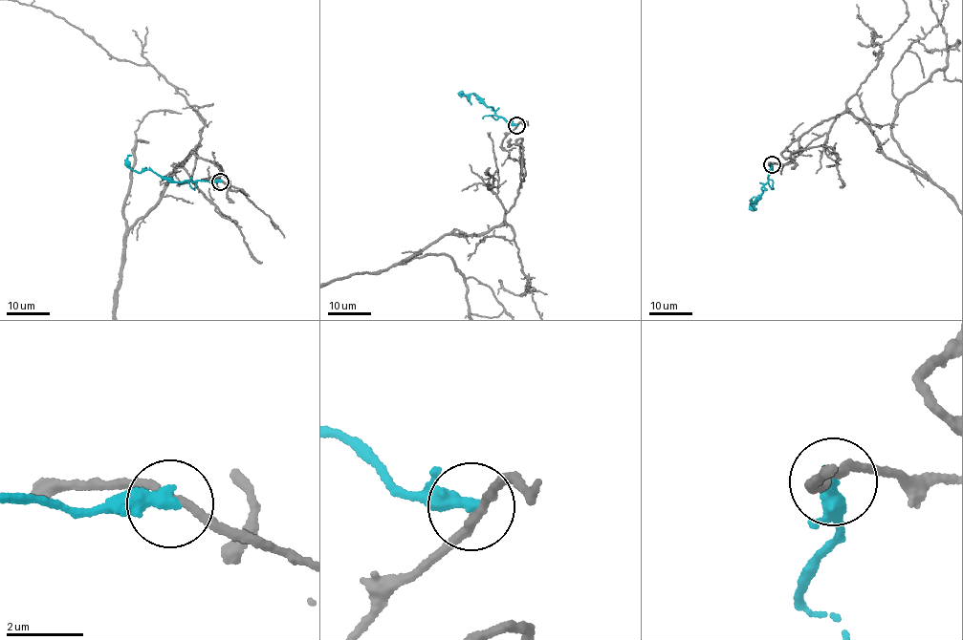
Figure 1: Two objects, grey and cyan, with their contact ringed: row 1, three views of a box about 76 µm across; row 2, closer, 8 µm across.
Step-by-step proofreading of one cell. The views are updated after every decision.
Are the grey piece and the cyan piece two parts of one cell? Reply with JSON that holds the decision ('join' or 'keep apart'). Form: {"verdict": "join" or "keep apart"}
{"verdict": "keep apart"}

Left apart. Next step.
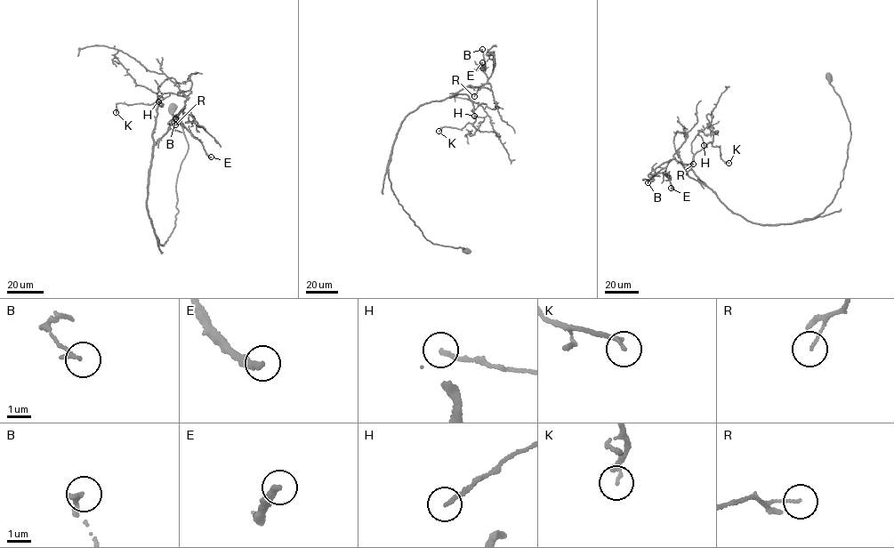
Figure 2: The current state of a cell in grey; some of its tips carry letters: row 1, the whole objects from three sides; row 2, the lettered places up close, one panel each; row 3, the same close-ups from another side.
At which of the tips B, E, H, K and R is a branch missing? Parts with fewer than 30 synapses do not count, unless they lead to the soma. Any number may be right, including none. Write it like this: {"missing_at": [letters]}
{"missing_at": []}

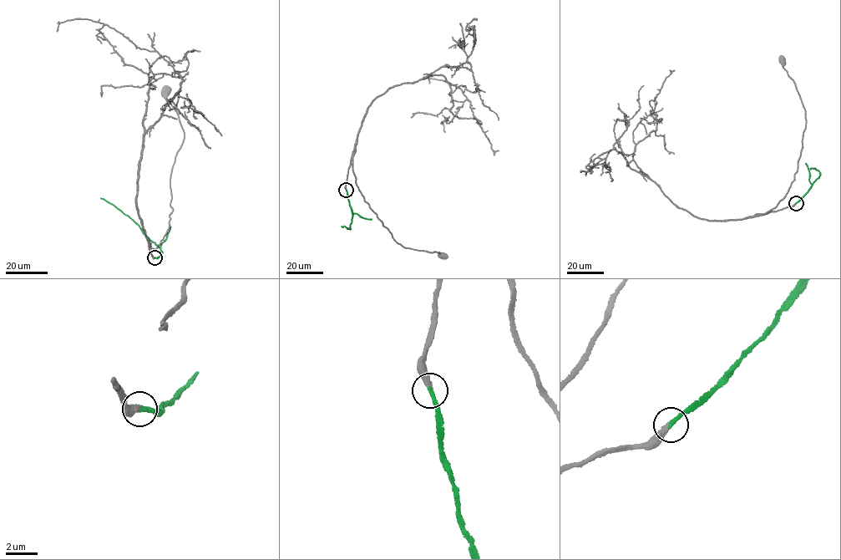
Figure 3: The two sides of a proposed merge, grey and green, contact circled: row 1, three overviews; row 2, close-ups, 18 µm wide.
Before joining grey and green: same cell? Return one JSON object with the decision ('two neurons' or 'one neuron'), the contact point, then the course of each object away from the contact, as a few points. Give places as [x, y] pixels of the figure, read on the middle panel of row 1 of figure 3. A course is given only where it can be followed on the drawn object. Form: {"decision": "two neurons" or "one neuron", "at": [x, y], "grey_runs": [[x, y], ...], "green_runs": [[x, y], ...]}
{"decision": "one neuron", "at": [346, 190], "grey_runs": [[346, 190], [352, 158], [356, 181], [364, 201], [397, 243], [414, 250], [439, 252], [443, 256]], "green_runs": [[346, 190], [353, 215], [350, 229], [341, 226]]}

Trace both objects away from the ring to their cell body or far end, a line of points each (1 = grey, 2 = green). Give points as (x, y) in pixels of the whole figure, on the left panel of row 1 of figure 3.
1: (154, 257), (149, 248), (155, 250), (169, 228), (172, 210), (170, 177), (184, 135), (165, 91)
2: (154, 257), (157, 258), (162, 253), (160, 247), (134, 221), (100, 198)

